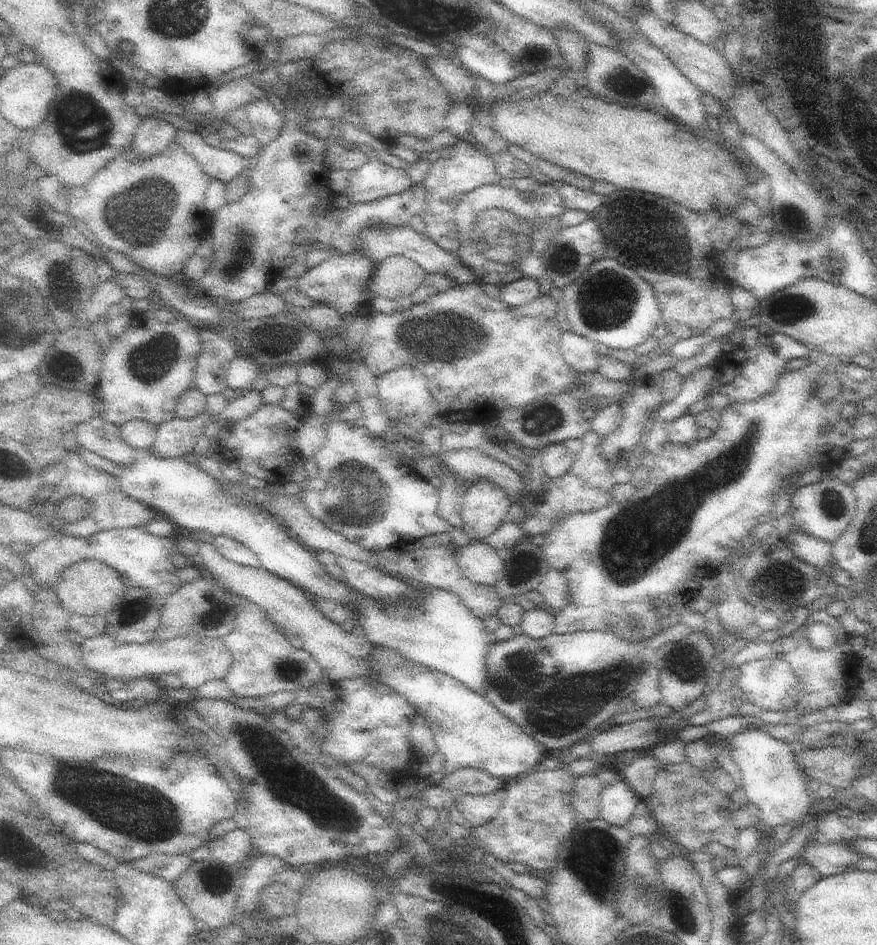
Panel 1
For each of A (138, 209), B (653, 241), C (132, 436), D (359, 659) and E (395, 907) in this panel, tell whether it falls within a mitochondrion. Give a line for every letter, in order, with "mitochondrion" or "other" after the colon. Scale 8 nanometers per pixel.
A: mitochondrion
B: mitochondrion
C: other
D: other
E: other

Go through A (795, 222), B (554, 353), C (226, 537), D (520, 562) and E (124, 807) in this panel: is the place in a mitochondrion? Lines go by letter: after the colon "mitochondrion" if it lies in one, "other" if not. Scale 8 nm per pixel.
A: mitochondrion
B: other
C: other
D: other
E: mitochondrion

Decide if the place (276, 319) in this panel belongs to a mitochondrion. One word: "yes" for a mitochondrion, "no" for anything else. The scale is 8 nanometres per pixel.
no

